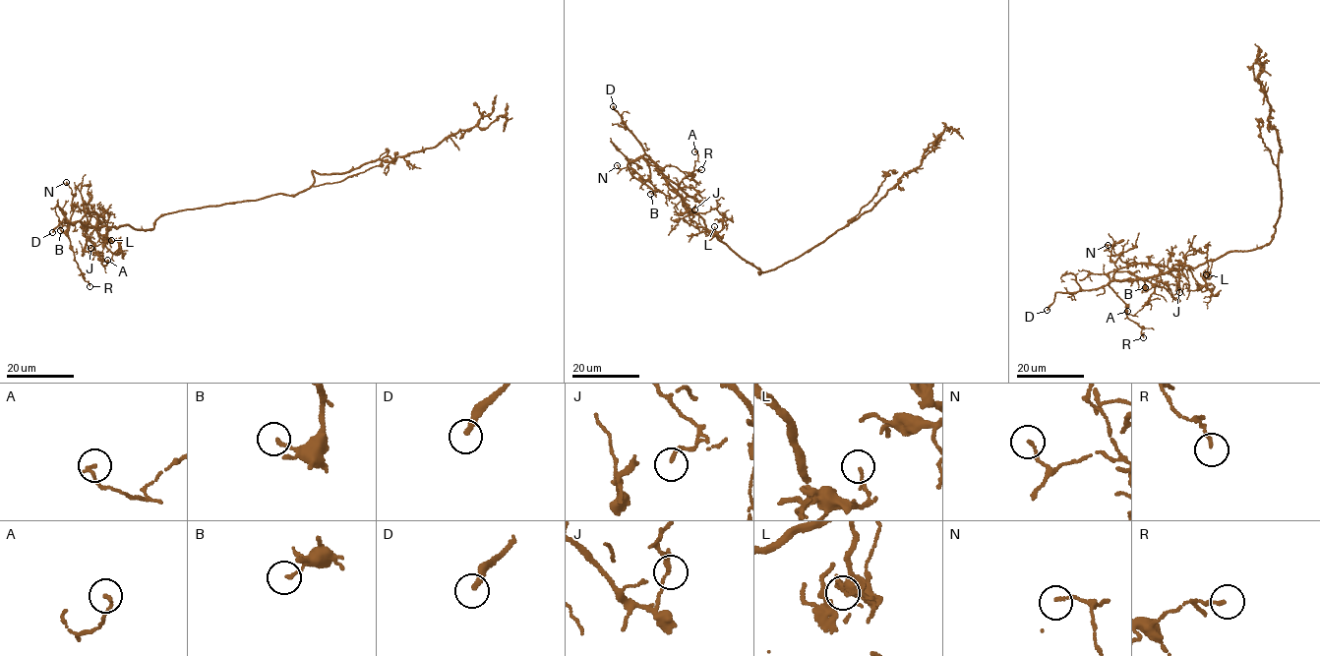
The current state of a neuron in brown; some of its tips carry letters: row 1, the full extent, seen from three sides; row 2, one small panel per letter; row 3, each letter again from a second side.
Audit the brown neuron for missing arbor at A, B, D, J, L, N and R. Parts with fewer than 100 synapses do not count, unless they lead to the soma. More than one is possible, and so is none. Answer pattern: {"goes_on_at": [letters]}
{"goes_on_at": ["D"]}

